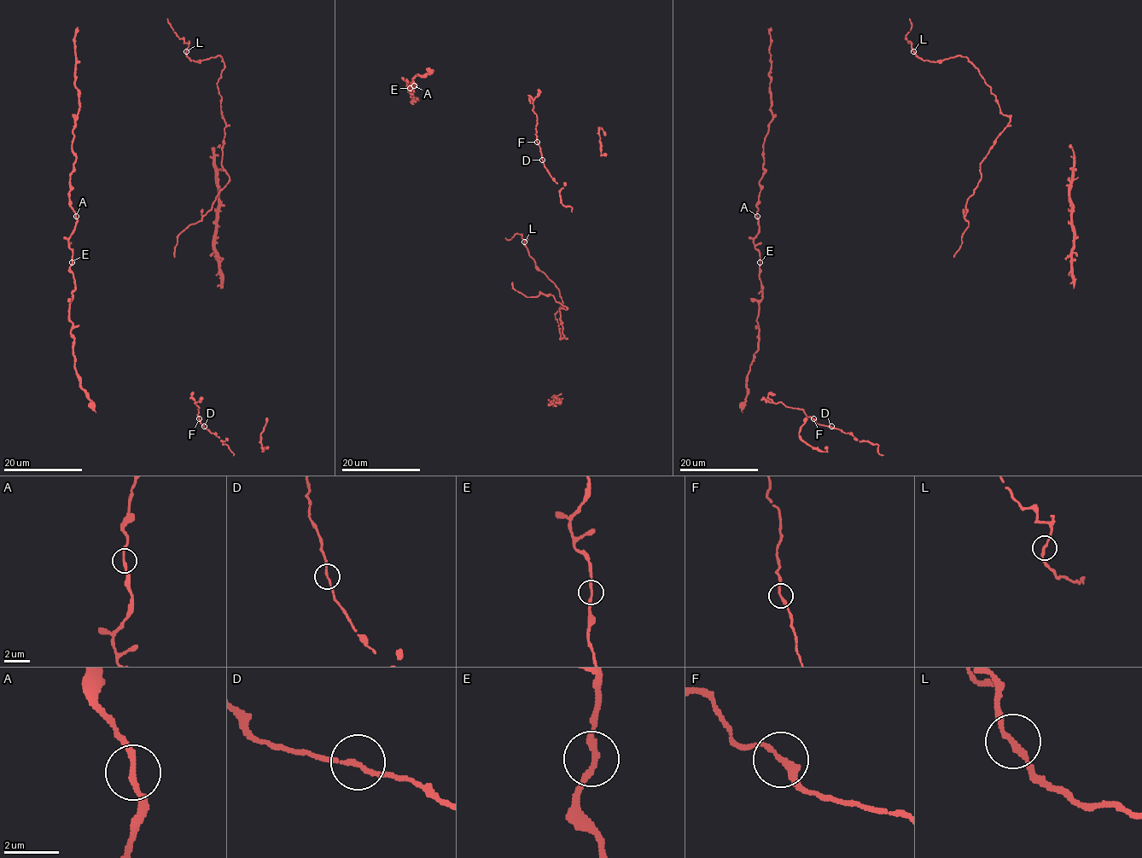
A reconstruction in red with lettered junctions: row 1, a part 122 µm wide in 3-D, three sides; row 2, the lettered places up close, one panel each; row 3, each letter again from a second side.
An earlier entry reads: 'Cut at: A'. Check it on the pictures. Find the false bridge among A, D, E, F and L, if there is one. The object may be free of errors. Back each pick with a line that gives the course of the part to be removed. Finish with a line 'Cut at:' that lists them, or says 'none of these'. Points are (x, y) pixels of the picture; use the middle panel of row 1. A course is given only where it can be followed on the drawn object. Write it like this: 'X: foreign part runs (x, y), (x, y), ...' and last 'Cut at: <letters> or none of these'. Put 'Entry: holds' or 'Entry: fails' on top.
Entry: fails
Cut at: none of these

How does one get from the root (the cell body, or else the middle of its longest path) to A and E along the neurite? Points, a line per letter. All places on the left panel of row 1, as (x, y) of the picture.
A: (79, 104), (72, 142), (76, 162), (70, 180), (70, 205), (76, 216)
E: (79, 104), (72, 142), (76, 162), (70, 180), (70, 205), (77, 219), (68, 239), (72, 262)

